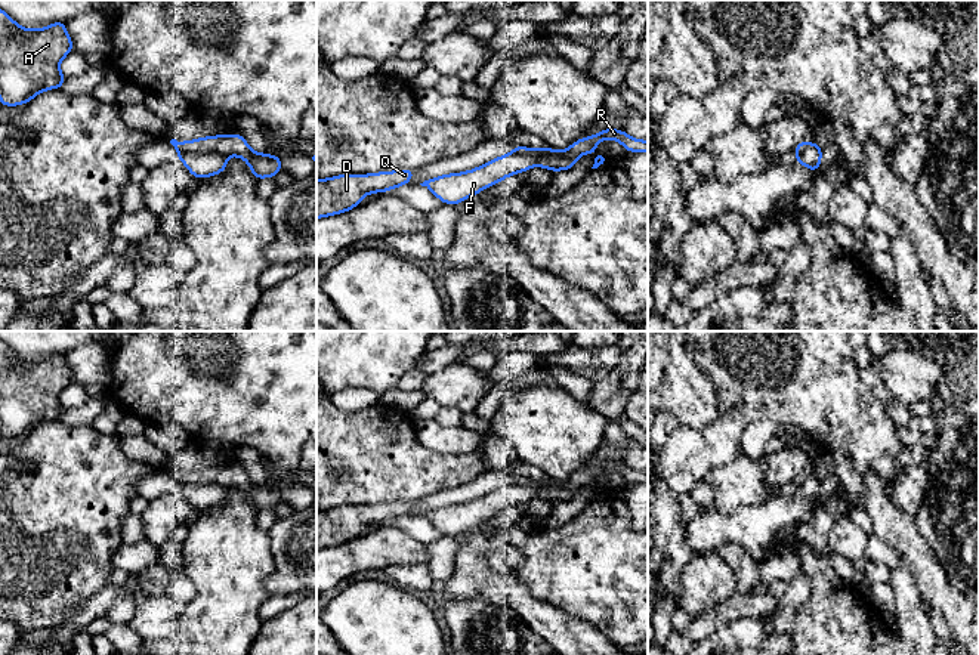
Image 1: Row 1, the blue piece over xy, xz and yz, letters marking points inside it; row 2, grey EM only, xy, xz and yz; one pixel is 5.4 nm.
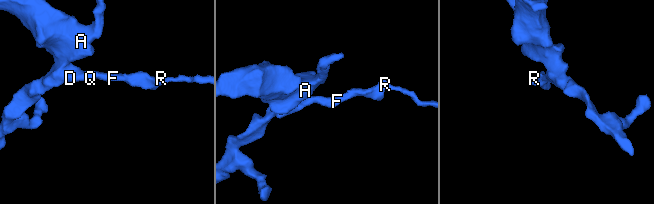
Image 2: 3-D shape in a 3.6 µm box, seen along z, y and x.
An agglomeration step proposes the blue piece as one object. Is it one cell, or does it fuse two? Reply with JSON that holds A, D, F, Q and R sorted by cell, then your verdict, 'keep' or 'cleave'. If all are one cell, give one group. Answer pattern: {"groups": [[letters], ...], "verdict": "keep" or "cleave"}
{"groups": [["A", "D", "F", "Q"], ["R"]], "verdict": "cleave"}

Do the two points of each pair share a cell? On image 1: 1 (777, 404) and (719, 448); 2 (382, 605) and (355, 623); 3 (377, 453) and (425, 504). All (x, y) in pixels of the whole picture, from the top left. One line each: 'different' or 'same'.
1: same
2: same
3: different

